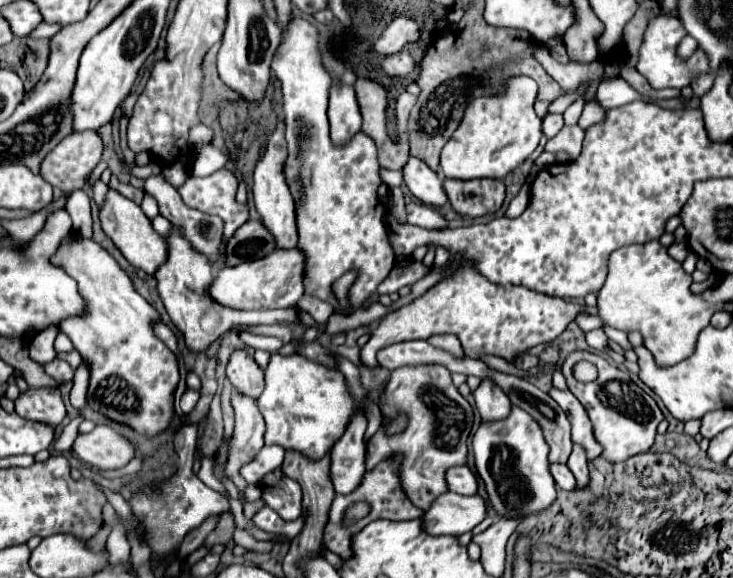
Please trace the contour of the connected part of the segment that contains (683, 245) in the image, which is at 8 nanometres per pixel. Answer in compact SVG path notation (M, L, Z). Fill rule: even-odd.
M675 242L669 246L669 256L675 258L677 262L683 262L689 256L689 246L687 242Z

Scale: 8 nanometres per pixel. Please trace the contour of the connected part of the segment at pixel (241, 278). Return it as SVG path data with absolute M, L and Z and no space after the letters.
M299 248L293 250L273 250L265 258L243 262L239 266L227 266L217 272L209 294L231 308L237 310L267 310L267 308L291 308L303 296L305 276L305 254Z

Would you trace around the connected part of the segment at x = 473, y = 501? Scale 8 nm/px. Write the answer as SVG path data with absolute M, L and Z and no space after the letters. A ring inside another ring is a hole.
M453 492L441 494L423 516L423 526L429 534L460 536L487 518L485 500L475 496L461 496Z

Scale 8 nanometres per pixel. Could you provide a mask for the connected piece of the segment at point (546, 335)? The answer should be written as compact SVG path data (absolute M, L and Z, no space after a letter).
M461 264L453 278L437 282L409 306L387 314L373 330L369 342L361 348L361 364L377 368L377 352L381 348L405 340L427 340L433 334L445 332L457 334L465 354L471 358L477 358L479 354L495 354L513 362L519 352L543 342L553 342L581 310L597 314L597 308L565 302L563 298L551 298L529 288L491 284L473 266Z

